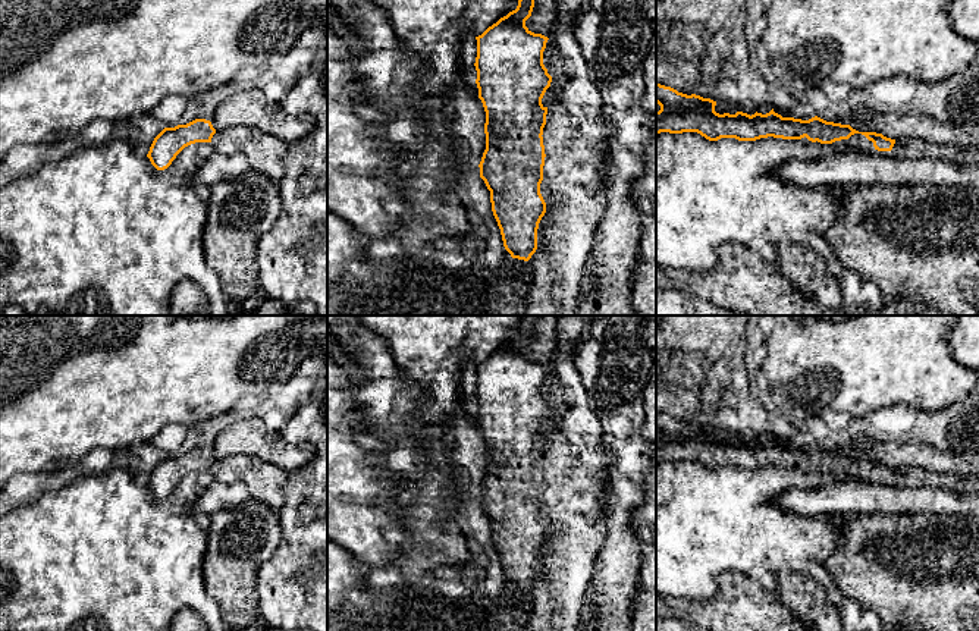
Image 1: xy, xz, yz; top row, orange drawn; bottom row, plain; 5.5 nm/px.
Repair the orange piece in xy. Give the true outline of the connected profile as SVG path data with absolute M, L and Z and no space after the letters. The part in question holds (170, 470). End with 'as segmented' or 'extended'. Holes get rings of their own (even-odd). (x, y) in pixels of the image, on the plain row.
M195 448L186 453L164 456L153 470L147 486L157 499L167 497L176 484L195 471L210 471L214 480L230 483L242 480L250 497L267 503L279 512L283 503L282 489L289 473L251 455L230 455L216 459L210 449Z; extended

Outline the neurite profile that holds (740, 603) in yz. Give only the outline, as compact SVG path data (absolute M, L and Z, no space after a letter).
M741 572L718 577L718 591L710 599L683 599L656 594L656 618L675 618L709 631L813 631L804 628L778 600L775 587L768 588Z

